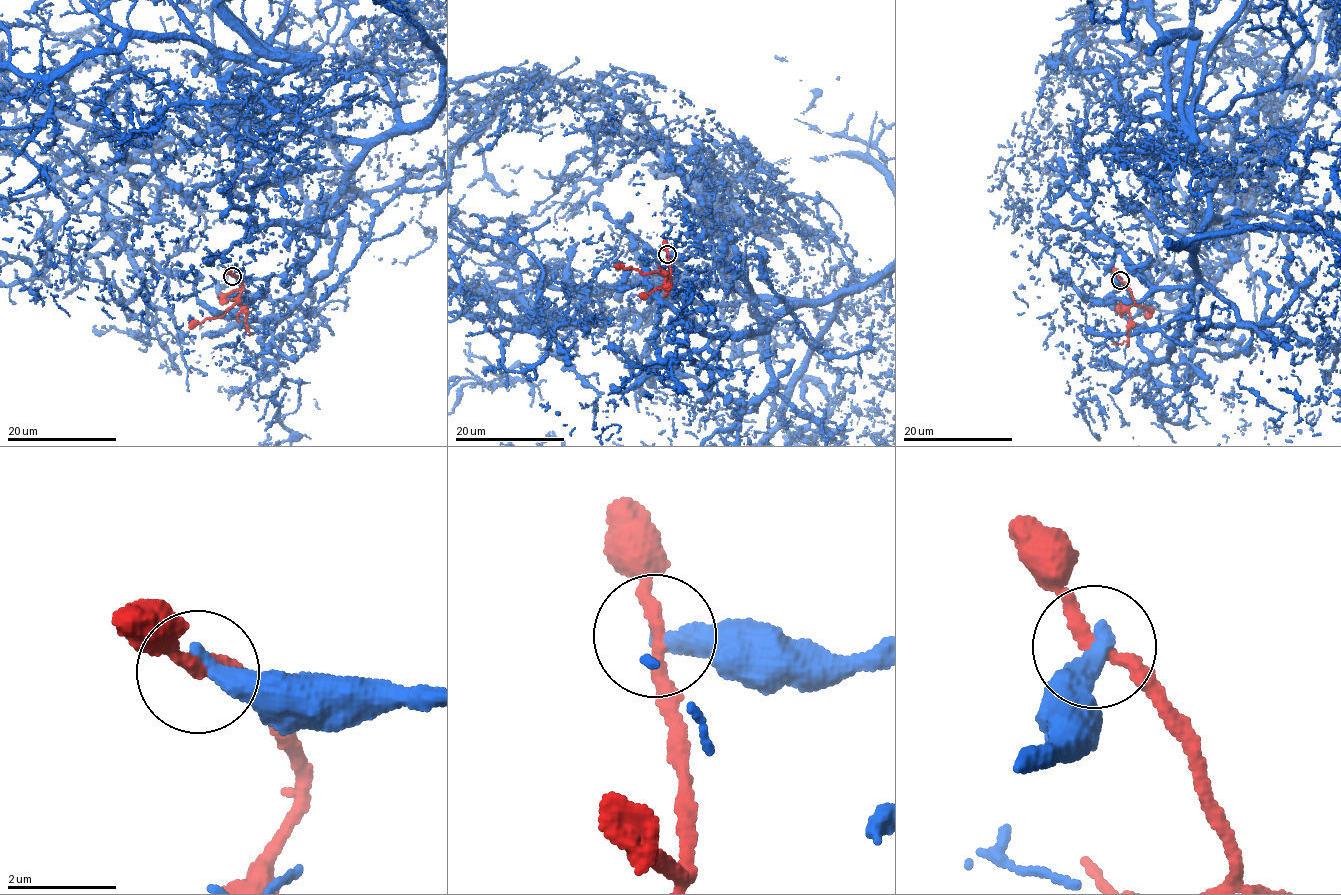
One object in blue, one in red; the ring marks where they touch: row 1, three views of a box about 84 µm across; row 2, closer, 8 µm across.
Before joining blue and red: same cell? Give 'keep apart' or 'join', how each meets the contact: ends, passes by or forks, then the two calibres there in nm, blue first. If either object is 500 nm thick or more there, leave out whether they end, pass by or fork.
keep apart | blue ends | red passes by | 440/220 nm

